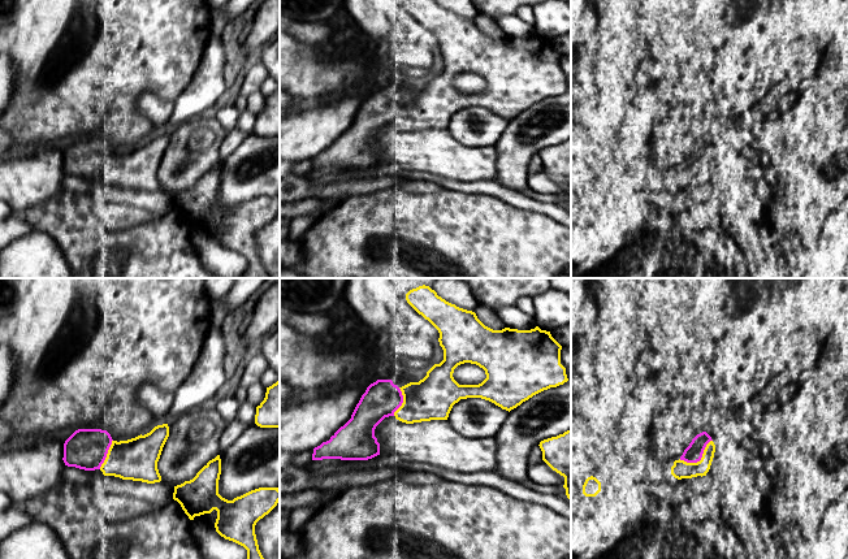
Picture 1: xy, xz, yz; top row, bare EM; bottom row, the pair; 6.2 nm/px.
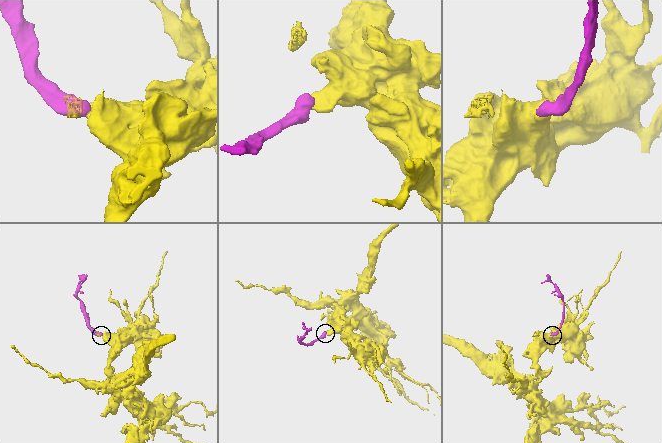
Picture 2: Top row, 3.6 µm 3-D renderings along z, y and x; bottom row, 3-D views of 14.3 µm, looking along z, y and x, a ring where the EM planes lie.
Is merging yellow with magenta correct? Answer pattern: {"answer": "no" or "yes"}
{"answer": "yes"}

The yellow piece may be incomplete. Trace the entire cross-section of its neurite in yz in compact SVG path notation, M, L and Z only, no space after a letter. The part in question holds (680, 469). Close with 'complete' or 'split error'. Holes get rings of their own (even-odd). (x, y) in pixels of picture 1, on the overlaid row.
M702 432L697 434L684 450L679 460L674 462L671 474L678 478L692 478L706 476L715 452L711 437Z; split error

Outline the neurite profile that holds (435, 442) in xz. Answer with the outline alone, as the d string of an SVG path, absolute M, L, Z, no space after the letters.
M385 417L375 429L380 454L394 454L425 468L434 465L457 473L493 472L497 443L493 438L471 439L457 433L447 420L406 424Z

